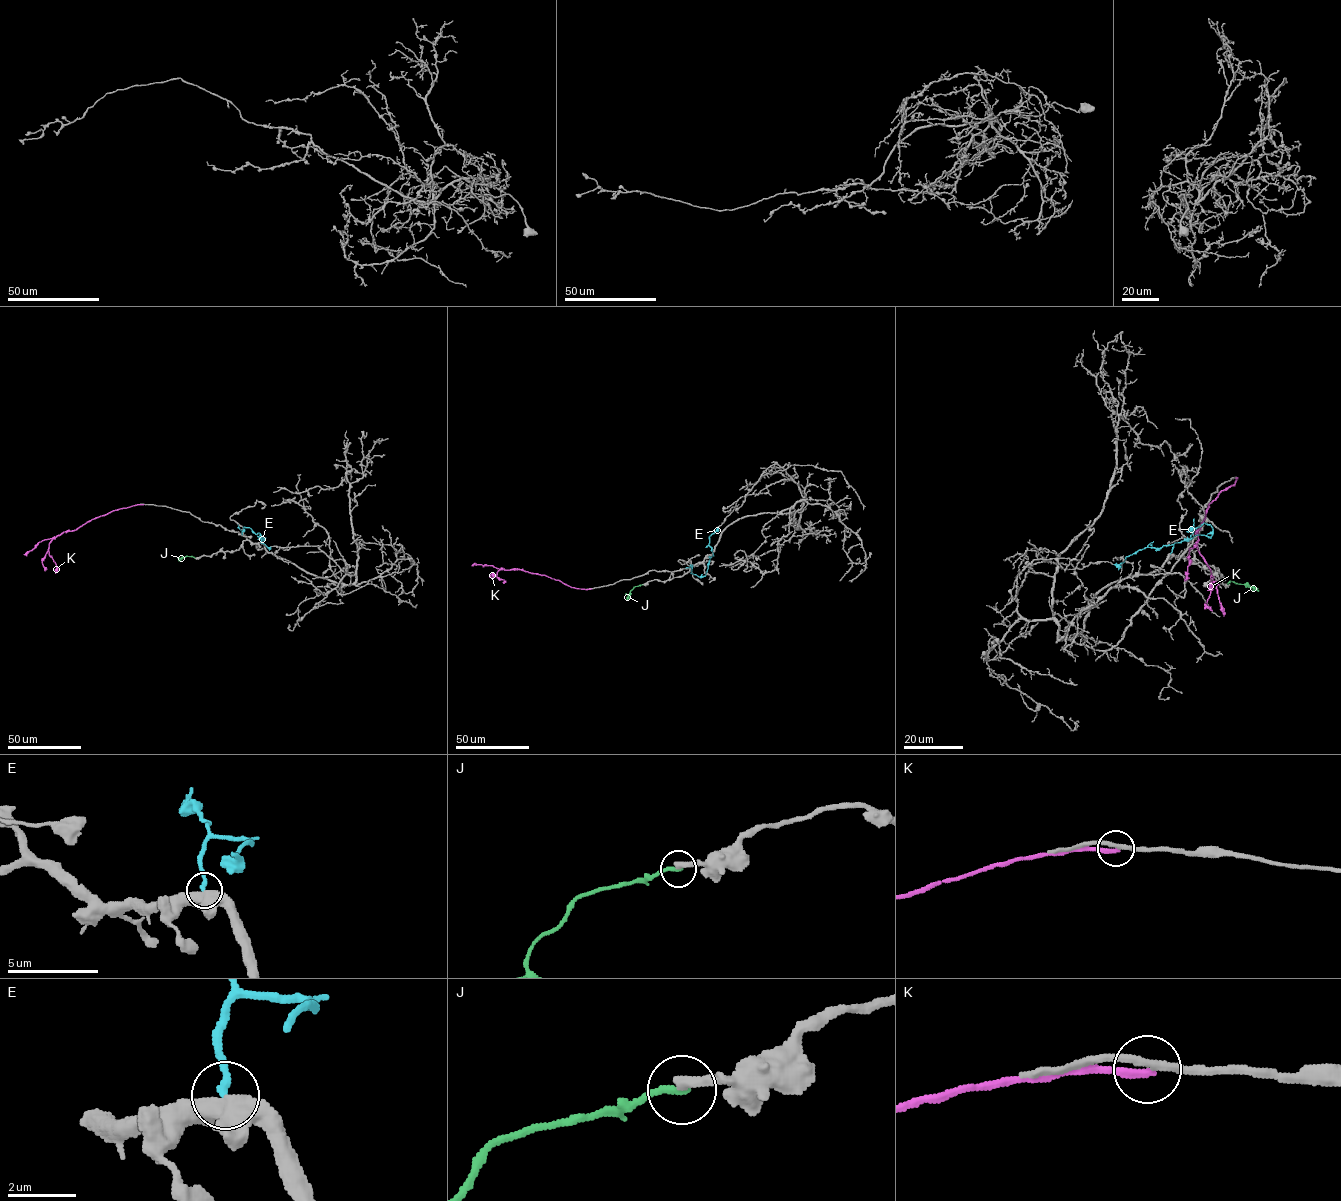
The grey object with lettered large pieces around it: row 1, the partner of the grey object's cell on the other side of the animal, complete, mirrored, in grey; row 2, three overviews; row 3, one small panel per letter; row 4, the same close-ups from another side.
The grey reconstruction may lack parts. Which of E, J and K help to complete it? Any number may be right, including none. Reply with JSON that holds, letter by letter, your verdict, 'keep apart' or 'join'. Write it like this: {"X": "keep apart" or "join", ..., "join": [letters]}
{"E": "keep apart", "J": "keep apart", "K": "keep apart", "join": []}

